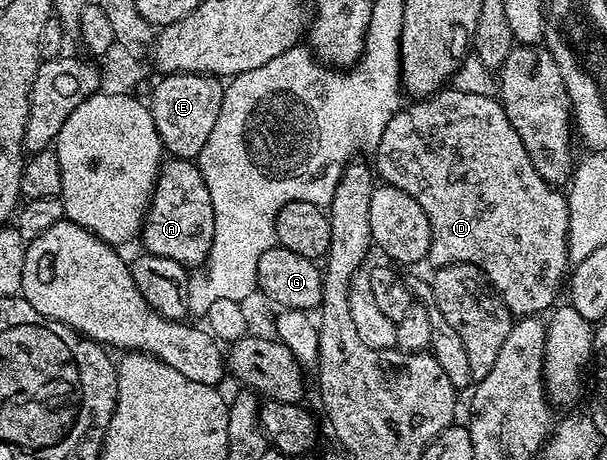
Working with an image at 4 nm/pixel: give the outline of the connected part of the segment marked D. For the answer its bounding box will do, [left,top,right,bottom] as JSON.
[376,88,571,316]

